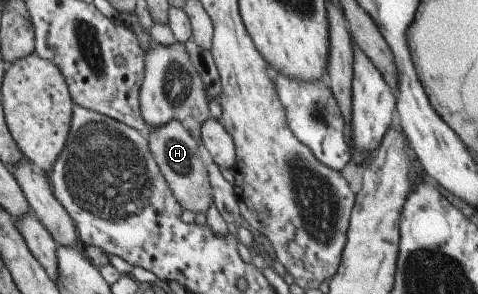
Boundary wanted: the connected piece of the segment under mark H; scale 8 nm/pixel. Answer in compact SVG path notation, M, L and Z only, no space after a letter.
M169 119L161 127L149 128L146 140L161 177L165 179L171 195L181 205L181 209L195 214L206 213L212 199L206 158L198 142L181 126L181 120Z

